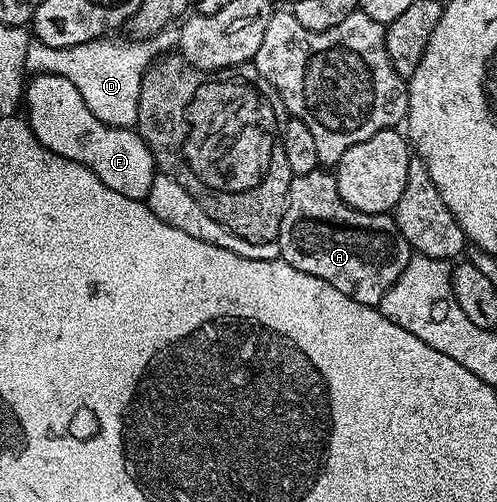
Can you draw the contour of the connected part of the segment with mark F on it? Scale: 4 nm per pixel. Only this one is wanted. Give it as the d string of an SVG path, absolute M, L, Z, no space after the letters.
M53 73L35 74L27 82L22 105L25 110L28 108L26 120L34 131L38 143L42 143L42 147L46 147L66 159L82 163L87 169L94 171L94 175L98 175L98 179L102 179L102 183L106 183L106 187L110 187L110 191L118 191L118 195L126 195L126 199L144 201L147 198L157 172L152 152L146 147L146 143L140 138L140 134L136 132L135 128L123 129L102 123L102 119L98 119L94 115L94 111L90 111L90 107L86 107L82 95L78 95L78 87L74 87L74 83L70 83L68 77Z

